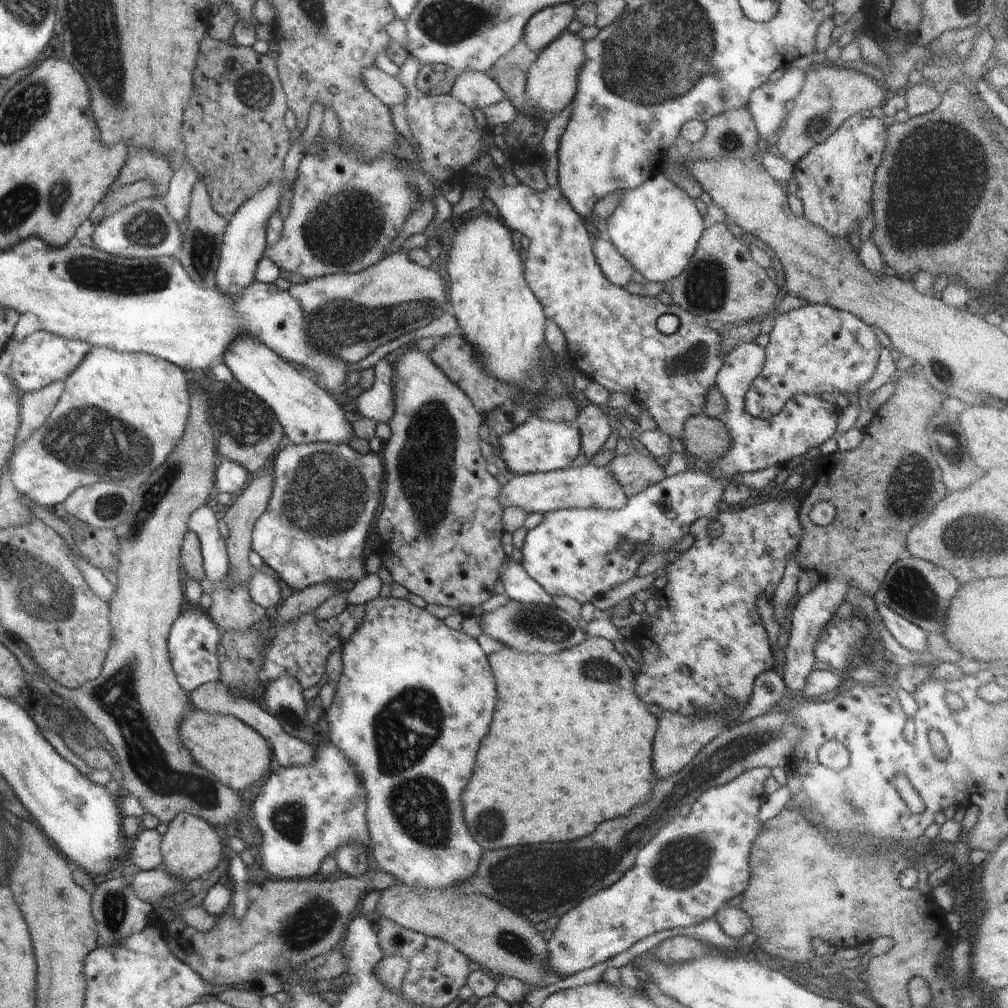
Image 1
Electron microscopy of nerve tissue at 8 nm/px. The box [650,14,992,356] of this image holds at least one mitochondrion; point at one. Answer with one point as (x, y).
(938, 179)

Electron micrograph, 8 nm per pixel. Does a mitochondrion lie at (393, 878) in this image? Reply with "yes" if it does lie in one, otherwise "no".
no

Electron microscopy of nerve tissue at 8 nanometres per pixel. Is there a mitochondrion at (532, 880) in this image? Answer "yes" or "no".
yes

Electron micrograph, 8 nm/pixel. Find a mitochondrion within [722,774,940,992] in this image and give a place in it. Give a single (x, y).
(848, 804)

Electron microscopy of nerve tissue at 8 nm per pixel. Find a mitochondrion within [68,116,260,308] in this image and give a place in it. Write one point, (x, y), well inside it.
(144, 230)

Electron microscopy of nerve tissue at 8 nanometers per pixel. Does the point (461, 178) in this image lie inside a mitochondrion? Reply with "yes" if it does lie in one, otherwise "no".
no

